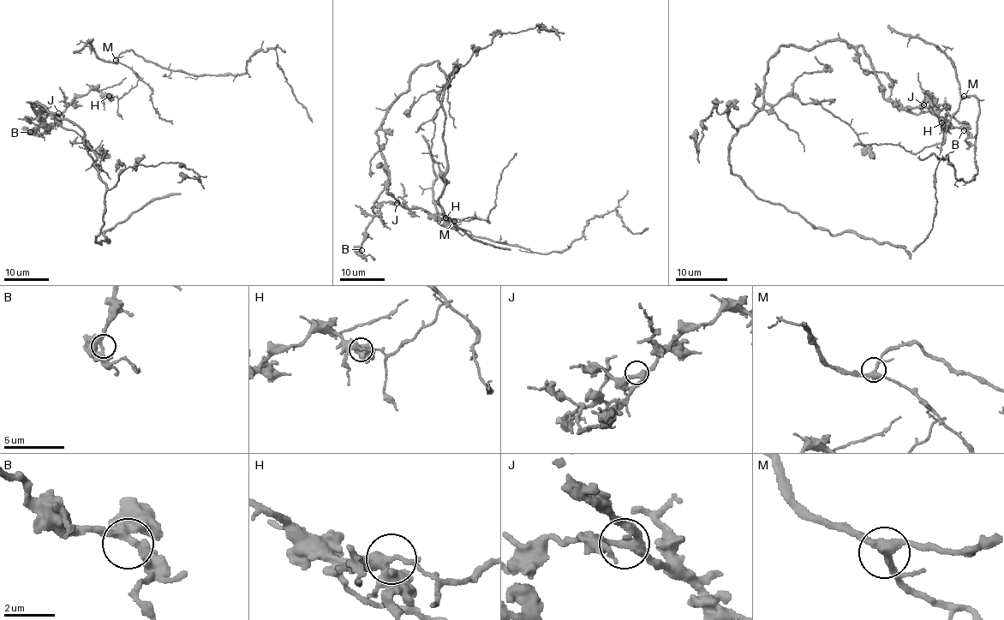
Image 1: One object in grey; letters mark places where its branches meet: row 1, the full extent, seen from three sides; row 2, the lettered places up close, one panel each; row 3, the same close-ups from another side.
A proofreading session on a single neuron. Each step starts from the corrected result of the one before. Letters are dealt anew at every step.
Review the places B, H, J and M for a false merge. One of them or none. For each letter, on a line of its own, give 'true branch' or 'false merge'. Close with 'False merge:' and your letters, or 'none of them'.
B: true branch
H: false merge
J: true branch
M: true branch
False merge: H

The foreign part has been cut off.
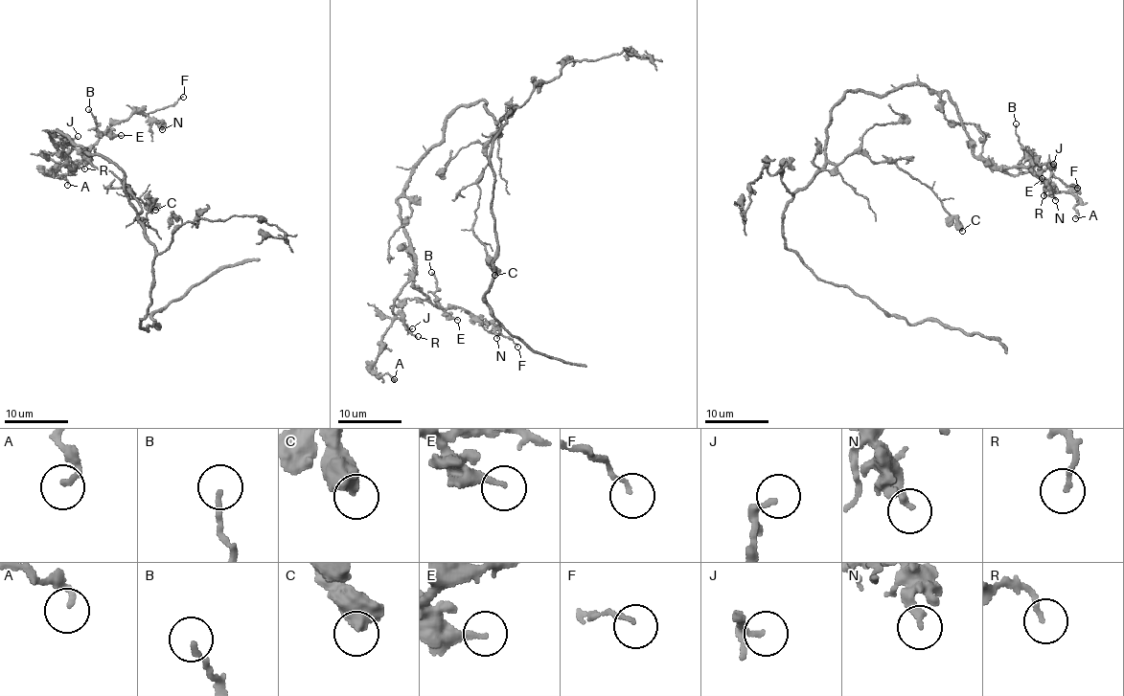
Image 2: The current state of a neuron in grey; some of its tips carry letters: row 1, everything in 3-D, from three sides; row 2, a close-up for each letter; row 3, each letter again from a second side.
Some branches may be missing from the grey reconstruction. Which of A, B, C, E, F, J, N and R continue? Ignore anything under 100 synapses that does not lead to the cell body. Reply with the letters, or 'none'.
none

